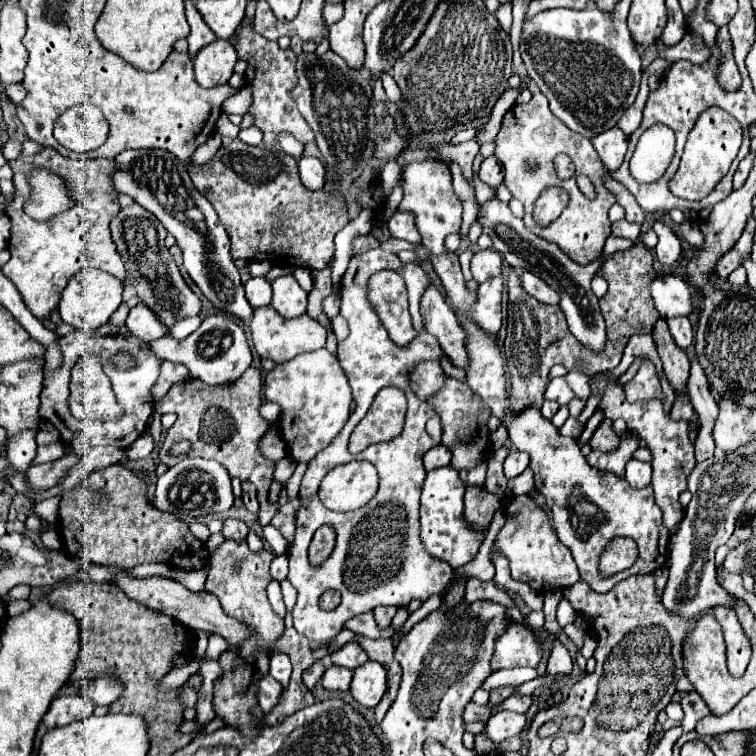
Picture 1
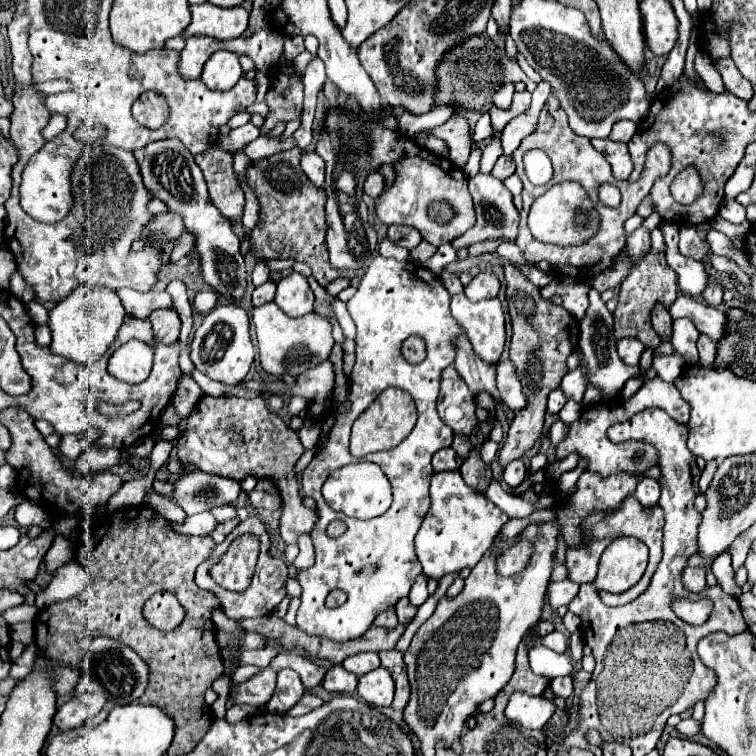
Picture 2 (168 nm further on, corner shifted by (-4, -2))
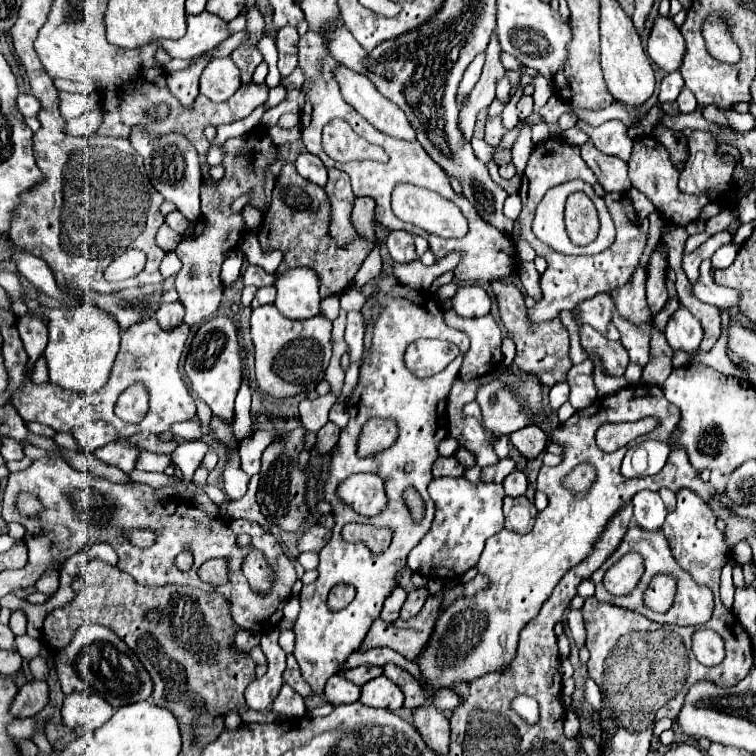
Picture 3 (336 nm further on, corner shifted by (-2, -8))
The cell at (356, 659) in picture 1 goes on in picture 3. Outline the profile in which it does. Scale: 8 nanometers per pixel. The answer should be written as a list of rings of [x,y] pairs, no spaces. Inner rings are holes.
[[[370,664],[356,666],[356,668],[344,672],[344,676],[346,676],[350,682],[354,682],[356,686],[364,686],[368,680],[372,680],[372,678],[376,678],[376,676],[380,676],[380,674],[382,674],[382,668],[380,668],[380,666],[370,666]]]

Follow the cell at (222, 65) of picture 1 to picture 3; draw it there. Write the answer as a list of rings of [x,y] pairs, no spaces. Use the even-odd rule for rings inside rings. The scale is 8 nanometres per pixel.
[[[214,58],[200,76],[200,94],[212,102],[228,100],[240,88],[240,72],[232,58]]]

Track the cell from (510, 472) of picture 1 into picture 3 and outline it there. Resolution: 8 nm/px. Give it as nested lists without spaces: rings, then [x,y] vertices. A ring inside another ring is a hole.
[[[514,470],[510,476],[506,476],[502,484],[508,496],[522,496],[526,492],[526,476],[520,470]]]

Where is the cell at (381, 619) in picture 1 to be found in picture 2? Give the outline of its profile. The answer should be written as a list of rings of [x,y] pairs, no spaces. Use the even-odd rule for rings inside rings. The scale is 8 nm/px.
[[[402,598],[402,600],[398,600],[398,604],[396,604],[396,612],[398,612],[398,622],[408,622],[414,614],[416,614],[416,606],[412,606],[410,604],[410,600],[408,598]]]

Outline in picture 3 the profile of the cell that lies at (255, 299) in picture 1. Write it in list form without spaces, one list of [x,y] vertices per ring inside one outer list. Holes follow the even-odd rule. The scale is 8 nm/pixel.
[[[264,286],[256,292],[254,300],[252,300],[252,308],[258,308],[258,306],[264,306],[264,304],[272,304],[276,298],[276,288],[274,286]]]

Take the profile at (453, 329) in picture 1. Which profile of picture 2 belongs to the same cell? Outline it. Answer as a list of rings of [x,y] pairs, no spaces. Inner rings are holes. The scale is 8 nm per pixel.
[[[466,336],[458,340],[458,354],[456,354],[456,364],[454,368],[458,374],[464,378],[472,394],[476,396],[478,392],[488,392],[494,400],[500,400],[498,388],[496,388],[496,368],[480,360],[472,348]]]

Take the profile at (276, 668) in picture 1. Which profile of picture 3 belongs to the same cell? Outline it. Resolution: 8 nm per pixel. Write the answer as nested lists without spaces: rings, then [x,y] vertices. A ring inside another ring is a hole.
[[[284,684],[272,704],[272,712],[280,716],[304,716],[306,714],[304,698],[292,686]]]

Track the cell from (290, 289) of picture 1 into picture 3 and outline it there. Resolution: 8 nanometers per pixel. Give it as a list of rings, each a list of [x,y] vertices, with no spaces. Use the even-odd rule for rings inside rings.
[[[292,268],[276,278],[276,302],[278,312],[290,320],[306,320],[320,314],[318,276],[312,268]]]

